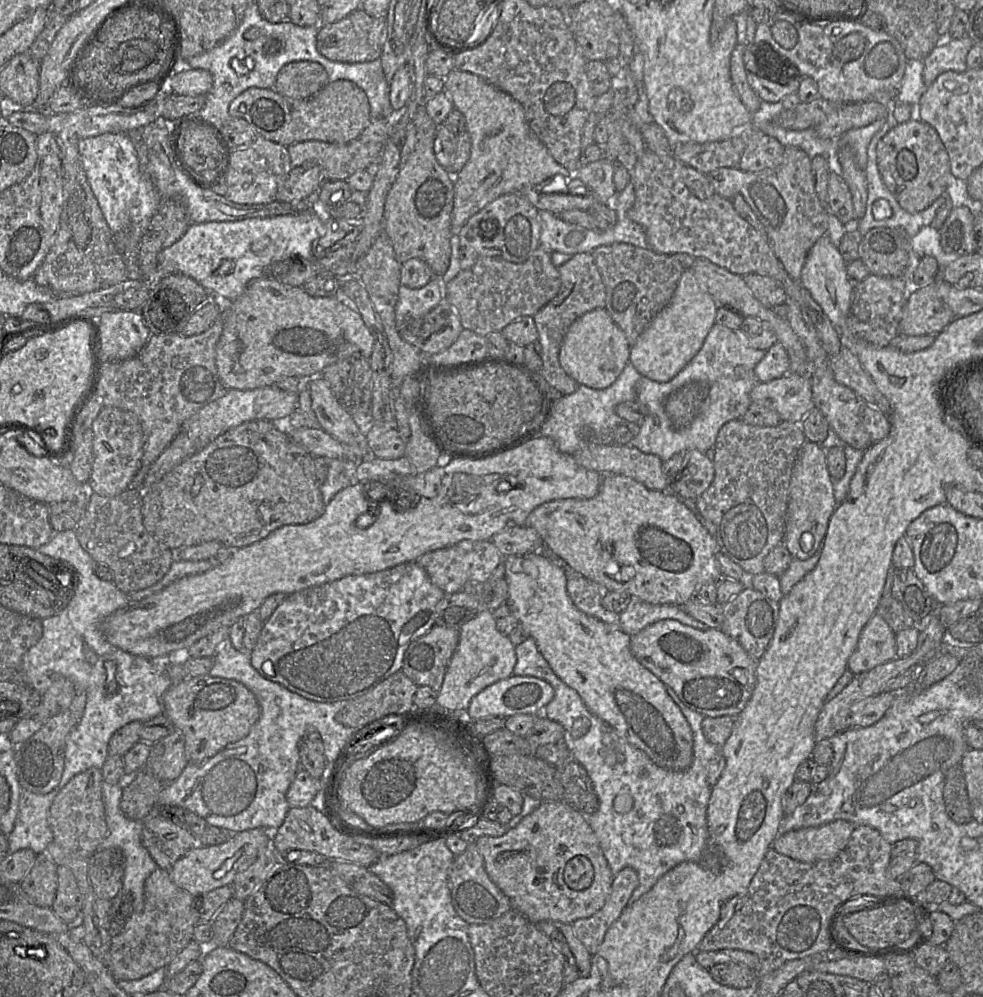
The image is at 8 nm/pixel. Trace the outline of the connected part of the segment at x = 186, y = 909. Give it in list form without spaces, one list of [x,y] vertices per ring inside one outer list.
[[[158,867],[145,882],[145,902],[141,912],[135,912],[123,929],[113,935],[110,951],[105,961],[116,980],[138,980],[169,963],[193,941],[195,927],[199,924],[197,898],[178,887],[170,871]]]

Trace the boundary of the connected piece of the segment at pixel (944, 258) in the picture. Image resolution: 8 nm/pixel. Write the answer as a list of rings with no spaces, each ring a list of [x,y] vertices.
[[[930,225],[924,226],[915,236],[910,238],[911,250],[907,264],[908,278],[910,278],[911,273],[916,269],[919,259],[925,255],[935,258],[940,267],[946,266],[960,257],[949,256],[943,251],[939,230]]]

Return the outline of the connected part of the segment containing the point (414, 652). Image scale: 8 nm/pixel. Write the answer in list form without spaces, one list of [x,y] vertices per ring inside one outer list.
[[[434,625],[425,635],[409,644],[404,653],[401,671],[417,686],[428,686],[438,692],[458,641],[458,630]]]

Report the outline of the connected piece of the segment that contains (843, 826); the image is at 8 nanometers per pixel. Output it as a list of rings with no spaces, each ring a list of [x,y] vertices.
[[[836,820],[816,827],[789,831],[778,836],[773,849],[794,860],[814,863],[836,857],[846,846],[855,825]]]

